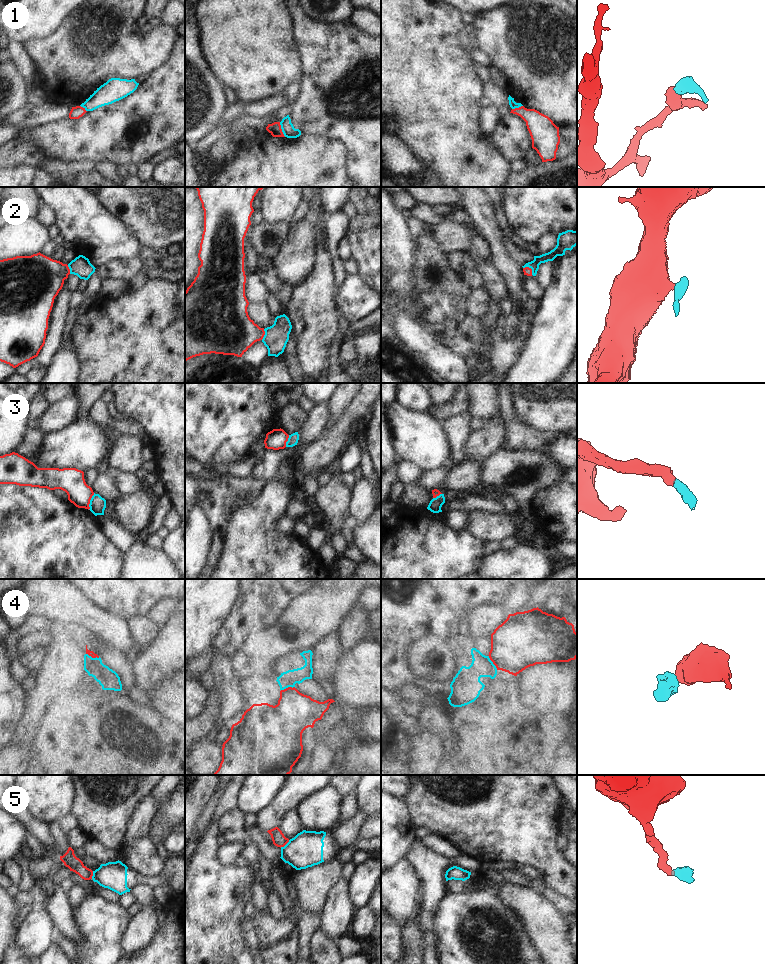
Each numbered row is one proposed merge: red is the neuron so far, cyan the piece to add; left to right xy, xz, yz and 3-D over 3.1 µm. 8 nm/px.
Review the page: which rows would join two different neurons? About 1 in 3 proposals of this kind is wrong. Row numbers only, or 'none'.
1, 3, 4, 5.

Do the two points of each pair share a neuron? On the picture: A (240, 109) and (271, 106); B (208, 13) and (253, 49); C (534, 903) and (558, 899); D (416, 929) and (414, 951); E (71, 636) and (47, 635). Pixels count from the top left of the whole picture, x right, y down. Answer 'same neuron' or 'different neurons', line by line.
A: same neuron
B: same neuron
C: different neurons
D: same neuron
E: same neuron

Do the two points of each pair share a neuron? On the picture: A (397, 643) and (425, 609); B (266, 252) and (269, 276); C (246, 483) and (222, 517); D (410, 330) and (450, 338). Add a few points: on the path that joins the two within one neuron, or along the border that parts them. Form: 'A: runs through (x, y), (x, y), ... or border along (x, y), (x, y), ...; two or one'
A: runs through (399, 635), (417, 617); one
B: border along (257, 256), (269, 260); two
C: runs through (236, 487), (222, 501), (222, 507); one
D: border along (434, 335), (440, 343), (452, 351); two

